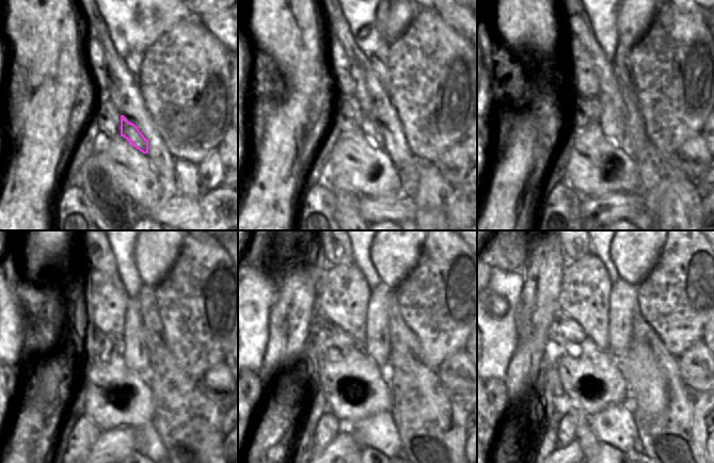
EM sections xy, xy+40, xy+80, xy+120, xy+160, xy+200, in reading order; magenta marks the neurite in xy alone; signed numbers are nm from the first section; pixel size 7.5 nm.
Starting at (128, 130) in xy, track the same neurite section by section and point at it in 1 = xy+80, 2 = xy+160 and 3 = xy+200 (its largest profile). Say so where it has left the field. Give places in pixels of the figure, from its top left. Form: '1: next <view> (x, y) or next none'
1: next xy+80 (613, 123)
2: next xy+160 (378, 342)
3: next xy+200 (623, 305)

